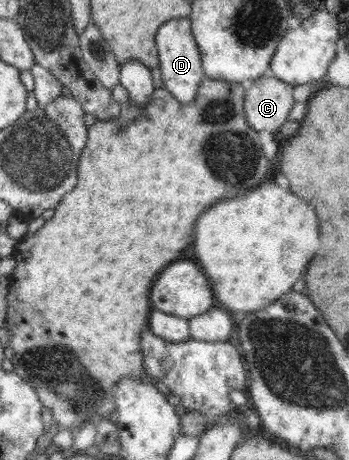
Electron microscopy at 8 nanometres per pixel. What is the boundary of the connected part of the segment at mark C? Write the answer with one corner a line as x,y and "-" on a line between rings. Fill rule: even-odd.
270,74
254,80
243,105
248,124
257,132
280,129
289,120
296,88

